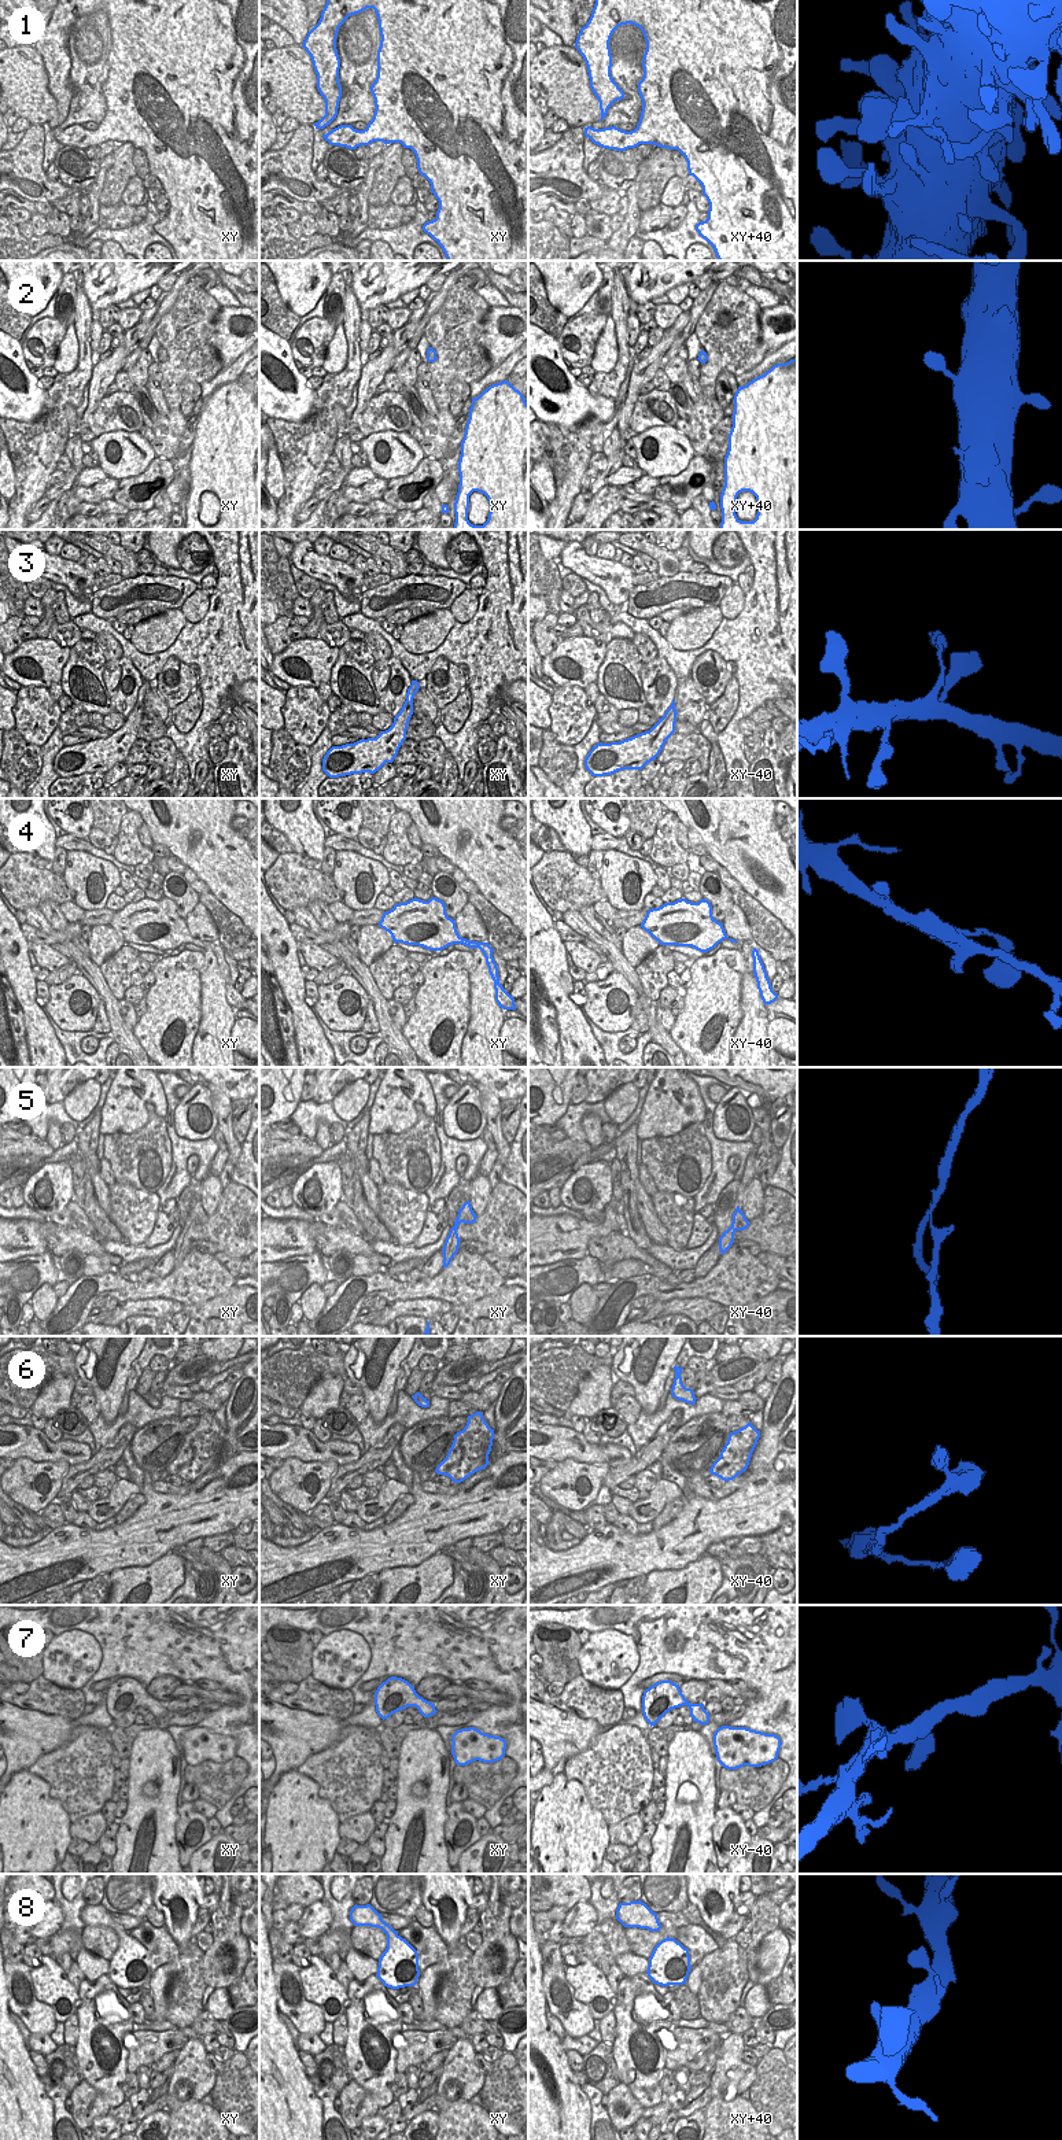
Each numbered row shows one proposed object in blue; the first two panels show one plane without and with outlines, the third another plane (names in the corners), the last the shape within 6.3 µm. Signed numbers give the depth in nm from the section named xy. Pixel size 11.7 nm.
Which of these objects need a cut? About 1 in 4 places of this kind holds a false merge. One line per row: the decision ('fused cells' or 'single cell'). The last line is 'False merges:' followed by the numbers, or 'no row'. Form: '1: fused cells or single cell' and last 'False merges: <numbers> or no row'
1: single cell
2: single cell
3: fused cells
4: single cell
5: fused cells
6: single cell
7: single cell
8: single cell
False merges: 3, 5

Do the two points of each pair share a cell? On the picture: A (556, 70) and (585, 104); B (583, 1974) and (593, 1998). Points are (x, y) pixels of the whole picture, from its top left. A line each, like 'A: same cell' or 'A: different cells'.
A: same cell
B: same cell

